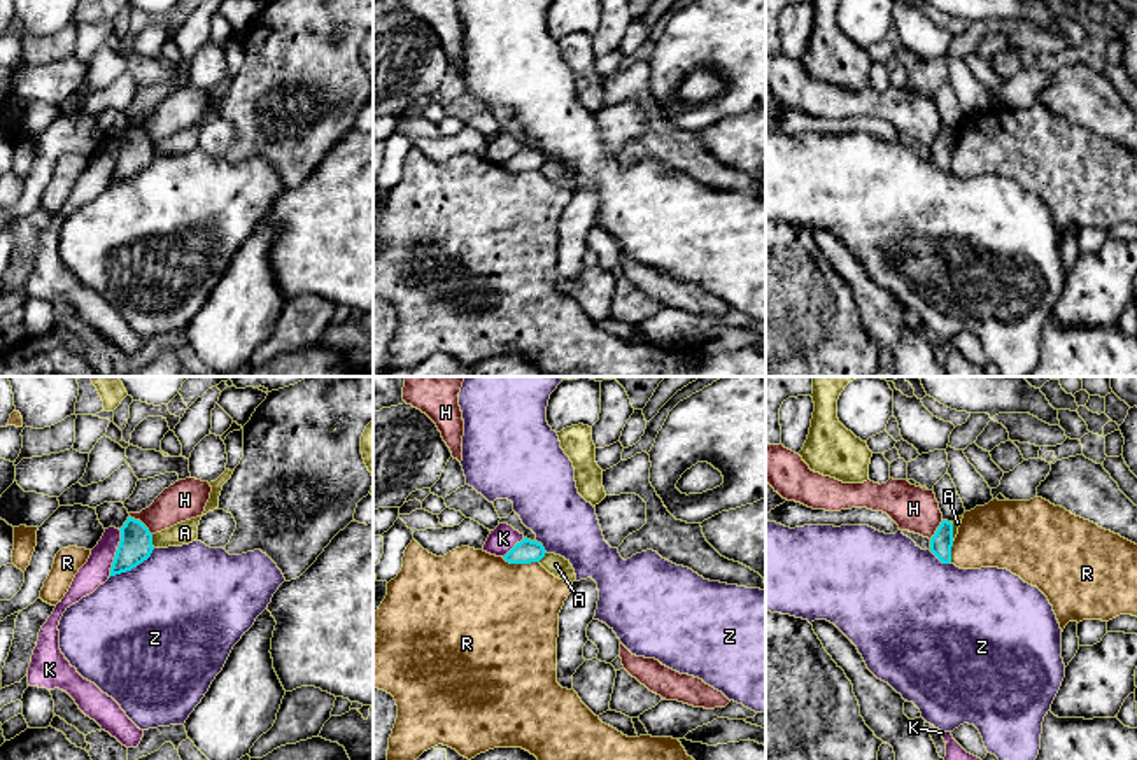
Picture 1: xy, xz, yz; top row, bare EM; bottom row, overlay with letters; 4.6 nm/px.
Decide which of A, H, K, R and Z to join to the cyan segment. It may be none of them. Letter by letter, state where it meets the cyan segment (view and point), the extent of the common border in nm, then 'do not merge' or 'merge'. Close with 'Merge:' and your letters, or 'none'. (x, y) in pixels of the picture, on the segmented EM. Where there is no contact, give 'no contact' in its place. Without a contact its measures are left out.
A: xy (151, 541) | 70 nm | do not merge
H: xy (142, 524) | 140 nm | do not merge
K: xy (116, 554) | 240 nm | do not merge
R: xz (521, 562) | 180 nm | do not merge
Z: xy (132, 568) | 260 nm | do not merge
Merge: none

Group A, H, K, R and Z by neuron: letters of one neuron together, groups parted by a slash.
A / H / K / R / Z

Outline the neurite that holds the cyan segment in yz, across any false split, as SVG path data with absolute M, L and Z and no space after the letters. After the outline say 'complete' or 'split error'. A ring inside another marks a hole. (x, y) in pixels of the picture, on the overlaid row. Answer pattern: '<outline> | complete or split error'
M943 520L936 534L930 538L930 552L943 562L951 562L951 546L953 546L953 524Z | complete

